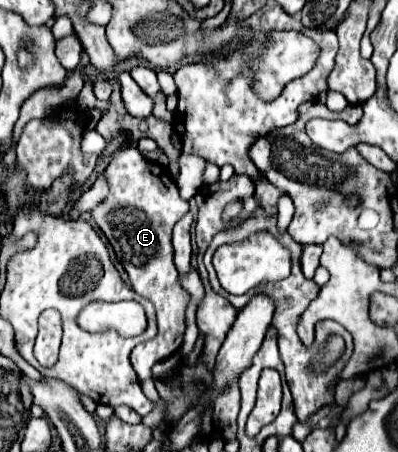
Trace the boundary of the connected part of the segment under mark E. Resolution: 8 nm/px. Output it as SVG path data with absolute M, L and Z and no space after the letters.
M125 147L113 153L105 173L109 195L97 209L91 211L91 215L113 245L117 259L131 279L133 291L149 299L157 313L157 335L131 351L131 365L143 381L151 377L151 367L155 363L179 351L183 343L189 293L181 287L179 273L173 265L171 233L179 217L187 213L189 203L179 197L179 189L169 169L157 161L143 159L135 147Z

